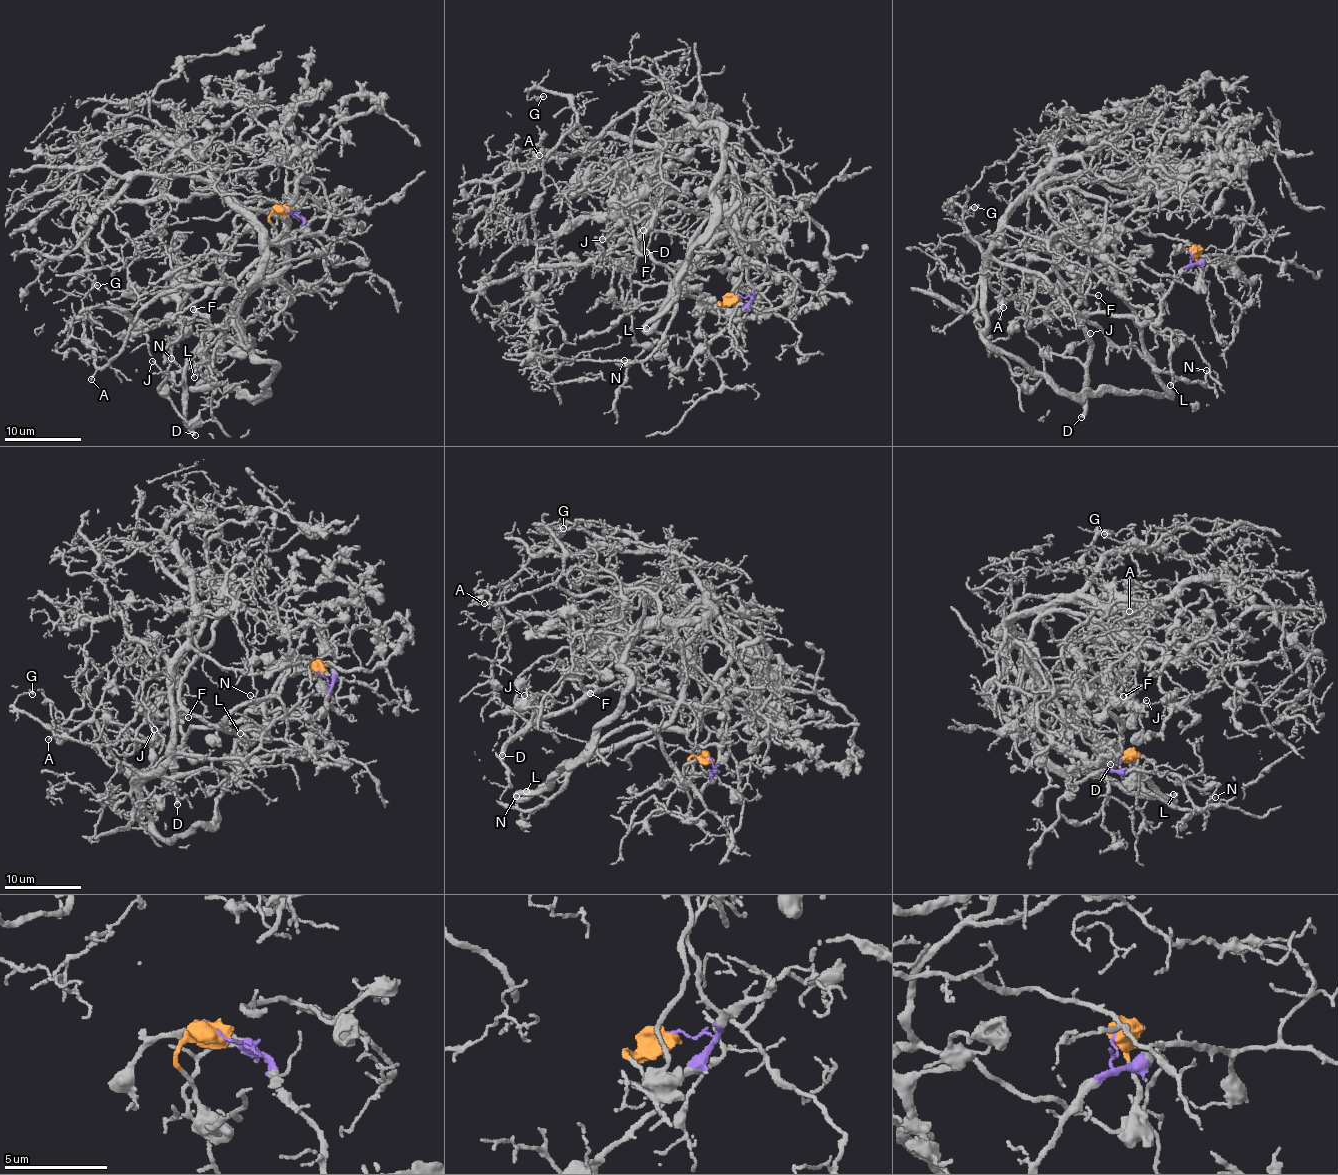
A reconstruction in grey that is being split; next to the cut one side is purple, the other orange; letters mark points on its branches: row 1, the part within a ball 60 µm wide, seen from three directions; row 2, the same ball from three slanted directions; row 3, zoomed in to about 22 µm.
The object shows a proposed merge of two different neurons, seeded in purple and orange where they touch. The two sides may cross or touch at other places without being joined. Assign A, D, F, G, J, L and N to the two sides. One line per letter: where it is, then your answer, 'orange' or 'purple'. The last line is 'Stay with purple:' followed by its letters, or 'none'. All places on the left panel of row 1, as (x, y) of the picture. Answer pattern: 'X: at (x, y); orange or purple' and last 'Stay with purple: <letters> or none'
A: at (91, 379); purple
D: at (195, 435); orange
F: at (193, 309); orange
G: at (97, 285); purple
J: at (152, 361); orange
L: at (194, 377); purple
N: at (171, 358); purple
Stay with purple: A, G, L, N

